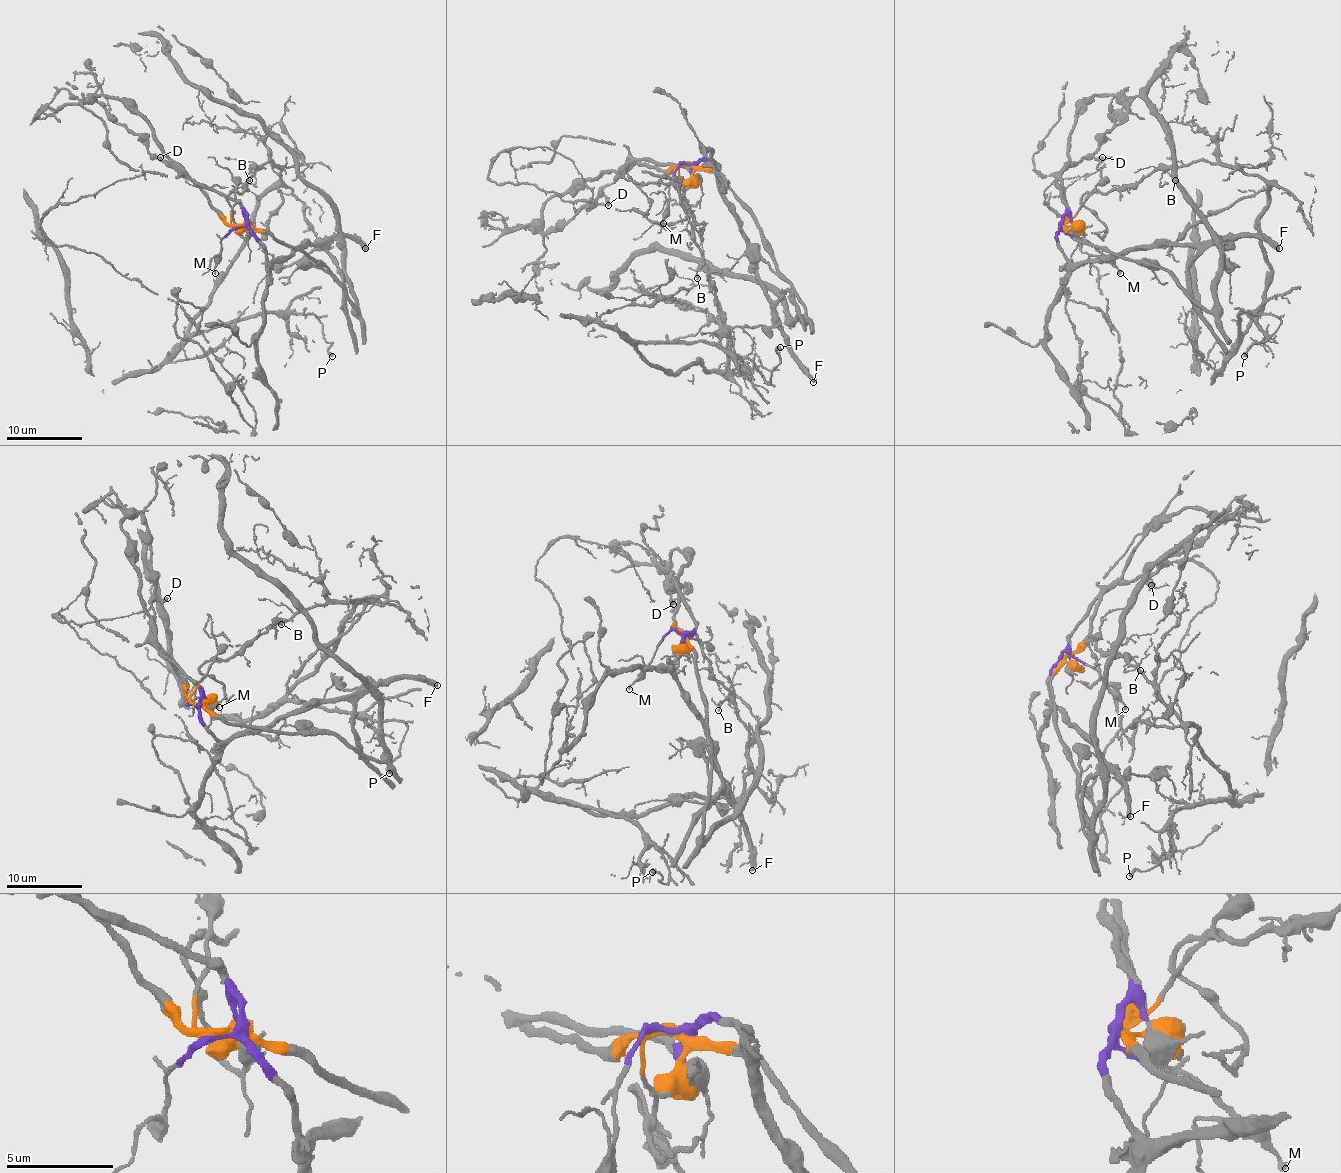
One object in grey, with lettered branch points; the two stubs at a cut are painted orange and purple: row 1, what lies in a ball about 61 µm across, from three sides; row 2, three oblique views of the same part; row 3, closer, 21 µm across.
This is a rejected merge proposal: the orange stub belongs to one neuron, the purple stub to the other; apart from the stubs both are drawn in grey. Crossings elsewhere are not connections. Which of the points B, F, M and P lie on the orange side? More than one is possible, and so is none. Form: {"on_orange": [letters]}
{"on_orange": ["B", "P"]}

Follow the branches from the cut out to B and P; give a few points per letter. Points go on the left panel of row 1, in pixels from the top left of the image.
B: (240, 226), (231, 222), (231, 205), (236, 192), (244, 188), (253, 175), (253, 169), (249, 181)
P: (240, 226), (234, 194), (270, 160), (278, 186), (189, 332), (310, 313), (333, 356)

